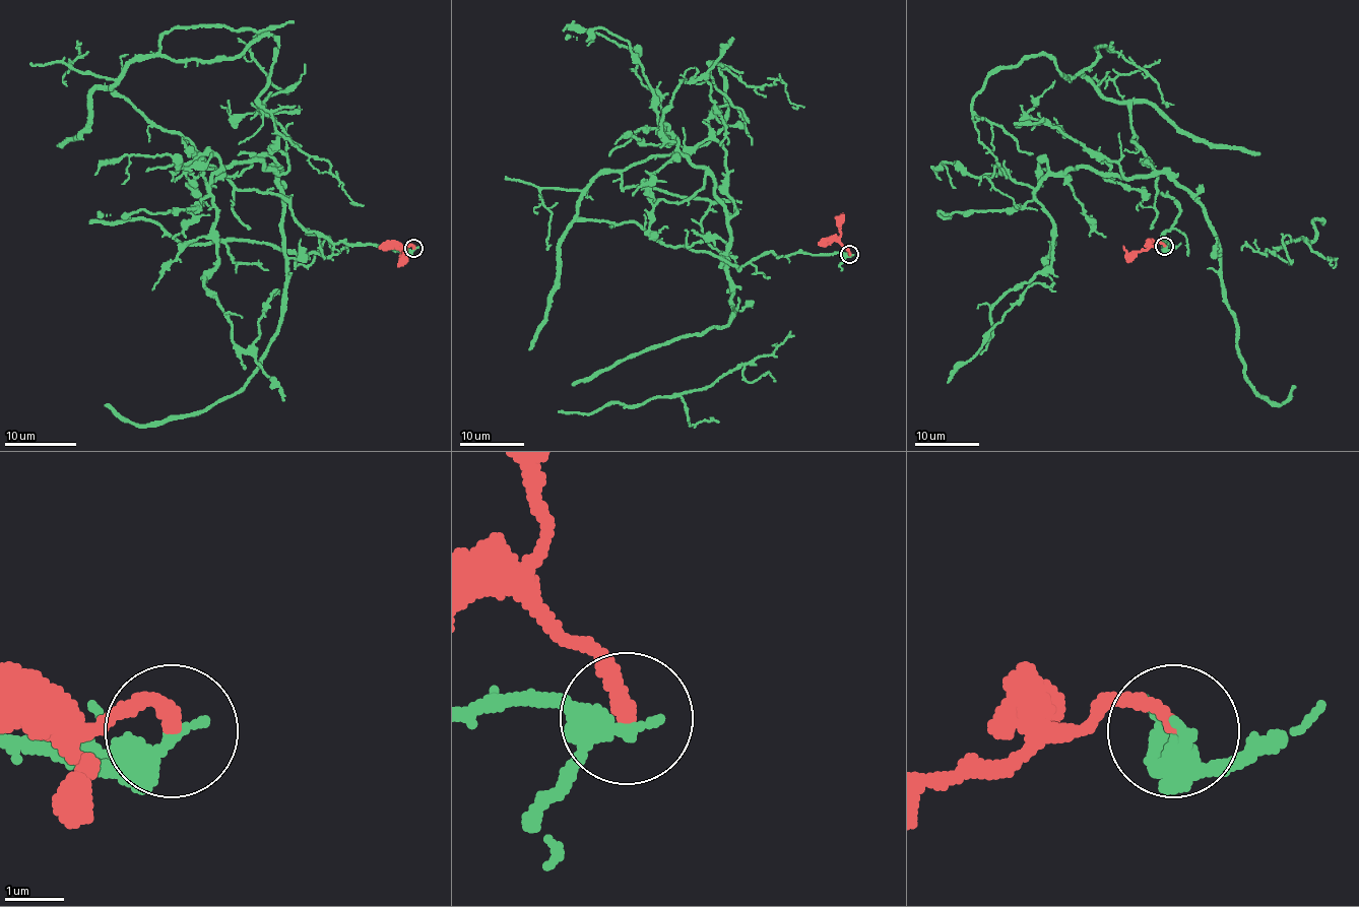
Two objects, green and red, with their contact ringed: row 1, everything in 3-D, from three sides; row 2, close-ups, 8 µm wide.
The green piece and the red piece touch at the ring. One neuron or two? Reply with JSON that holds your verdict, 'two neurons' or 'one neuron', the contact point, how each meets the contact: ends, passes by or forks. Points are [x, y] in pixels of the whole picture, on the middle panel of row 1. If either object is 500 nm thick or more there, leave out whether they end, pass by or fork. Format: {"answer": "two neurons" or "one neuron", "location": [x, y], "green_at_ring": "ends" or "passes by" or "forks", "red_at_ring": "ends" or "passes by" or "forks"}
{"answer": "two neurons", "location": [849, 254], "green_at_ring": "passes by", "red_at_ring": "ends"}

